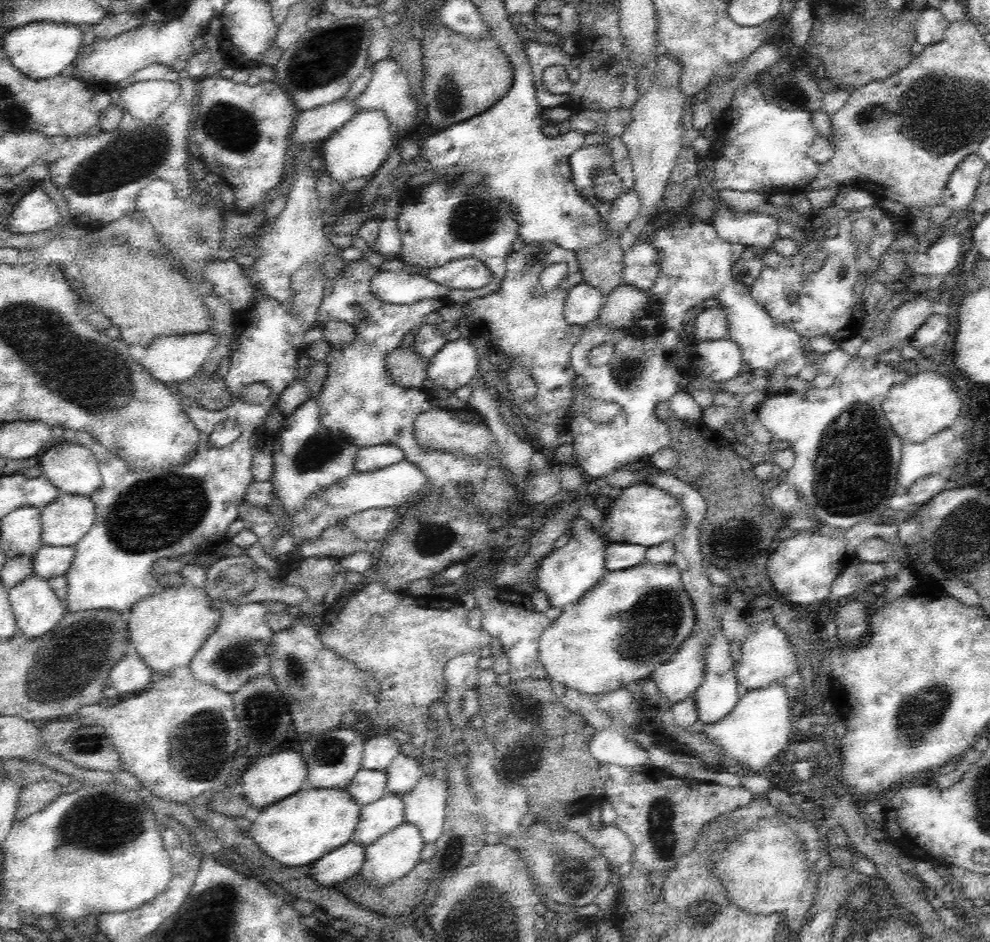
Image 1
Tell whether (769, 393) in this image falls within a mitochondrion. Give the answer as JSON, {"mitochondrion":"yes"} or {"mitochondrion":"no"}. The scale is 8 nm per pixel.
{"mitochondrion":"no"}

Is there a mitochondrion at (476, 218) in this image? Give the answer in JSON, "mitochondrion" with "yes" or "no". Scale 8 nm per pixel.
{"mitochondrion":"yes"}

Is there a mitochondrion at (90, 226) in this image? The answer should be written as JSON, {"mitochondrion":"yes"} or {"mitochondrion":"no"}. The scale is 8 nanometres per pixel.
{"mitochondrion":"no"}

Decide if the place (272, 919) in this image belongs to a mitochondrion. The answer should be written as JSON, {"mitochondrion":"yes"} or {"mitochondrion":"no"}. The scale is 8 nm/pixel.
{"mitochondrion":"no"}

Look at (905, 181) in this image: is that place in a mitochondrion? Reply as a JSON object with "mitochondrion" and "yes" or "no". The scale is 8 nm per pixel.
{"mitochondrion":"no"}

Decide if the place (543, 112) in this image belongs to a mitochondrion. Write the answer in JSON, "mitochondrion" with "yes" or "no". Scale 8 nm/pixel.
{"mitochondrion":"no"}

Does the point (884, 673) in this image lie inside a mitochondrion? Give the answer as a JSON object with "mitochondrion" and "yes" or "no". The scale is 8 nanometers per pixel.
{"mitochondrion":"no"}

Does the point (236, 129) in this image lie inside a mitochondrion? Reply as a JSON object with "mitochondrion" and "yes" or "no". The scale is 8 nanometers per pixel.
{"mitochondrion":"yes"}

